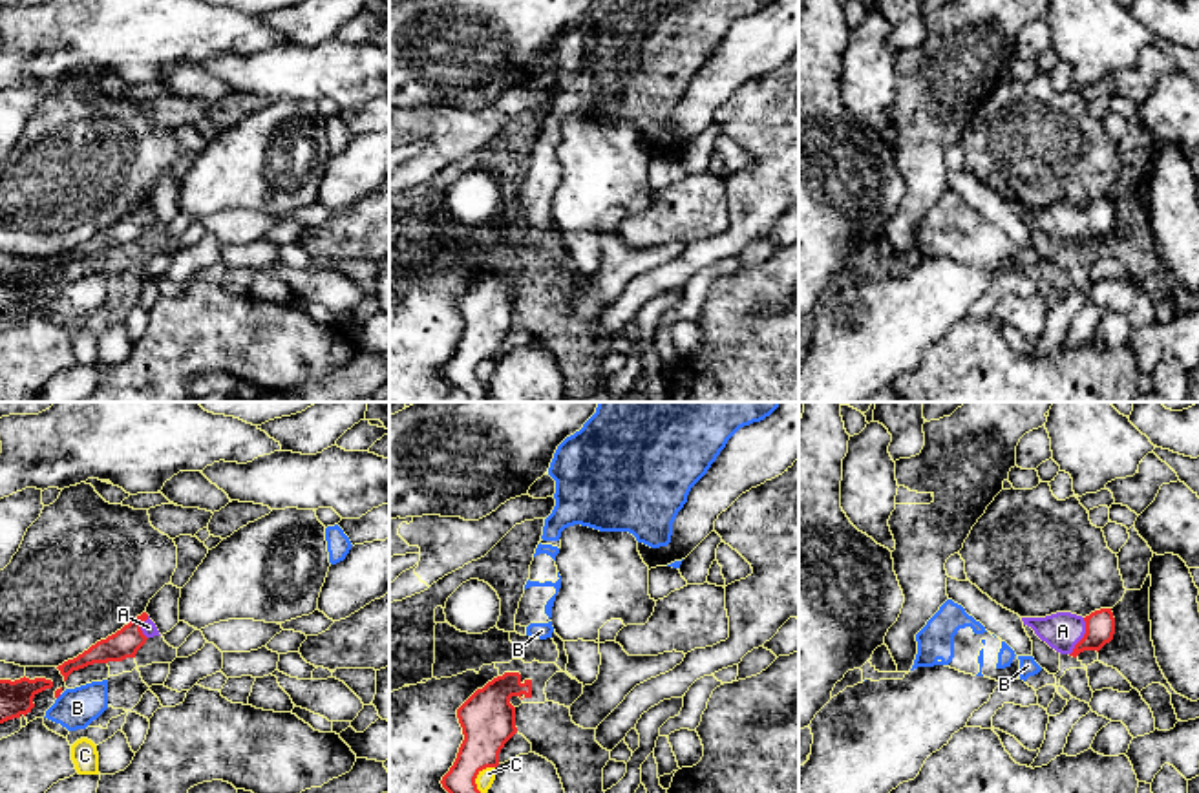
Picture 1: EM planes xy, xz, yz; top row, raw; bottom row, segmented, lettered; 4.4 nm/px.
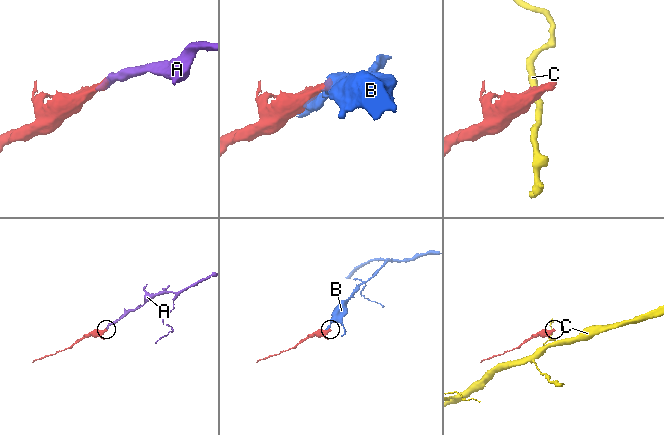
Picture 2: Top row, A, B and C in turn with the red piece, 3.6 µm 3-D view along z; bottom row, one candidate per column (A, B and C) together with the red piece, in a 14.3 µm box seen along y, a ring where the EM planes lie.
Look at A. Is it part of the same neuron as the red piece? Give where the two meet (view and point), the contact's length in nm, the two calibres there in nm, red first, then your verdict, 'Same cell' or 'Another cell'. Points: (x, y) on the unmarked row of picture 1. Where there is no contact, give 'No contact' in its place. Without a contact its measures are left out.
Touches red at yz (1084, 227). Shared border 180 nm. Thickness 130 nm (red) against 170 nm. Same cell

